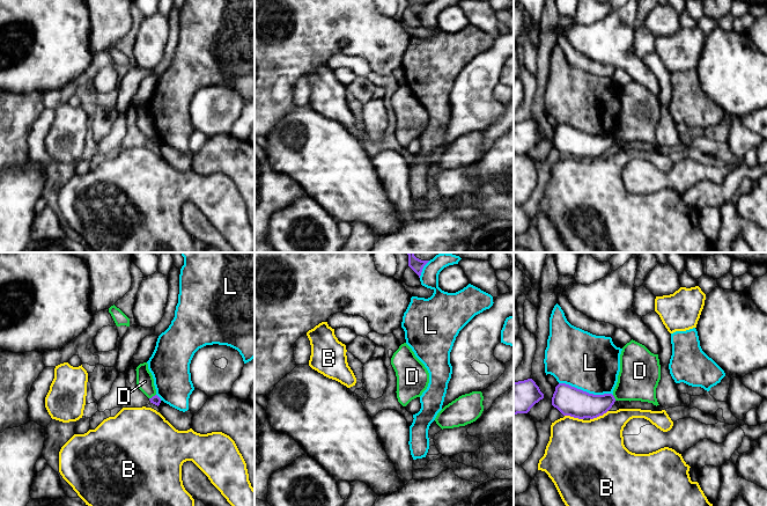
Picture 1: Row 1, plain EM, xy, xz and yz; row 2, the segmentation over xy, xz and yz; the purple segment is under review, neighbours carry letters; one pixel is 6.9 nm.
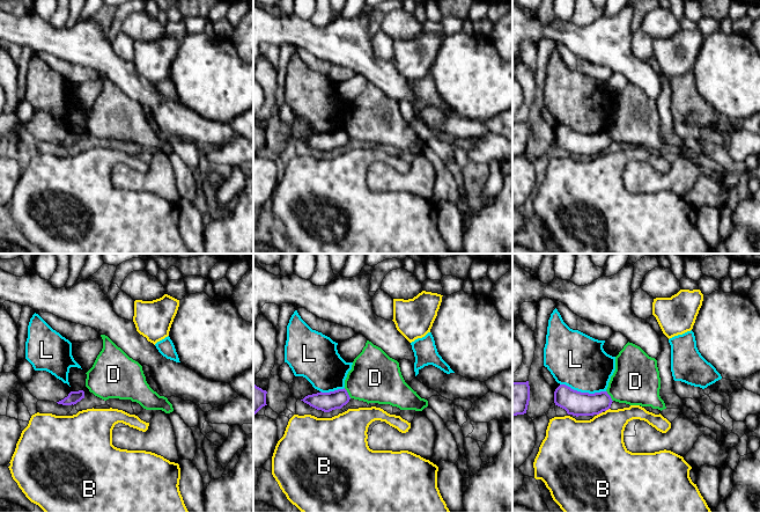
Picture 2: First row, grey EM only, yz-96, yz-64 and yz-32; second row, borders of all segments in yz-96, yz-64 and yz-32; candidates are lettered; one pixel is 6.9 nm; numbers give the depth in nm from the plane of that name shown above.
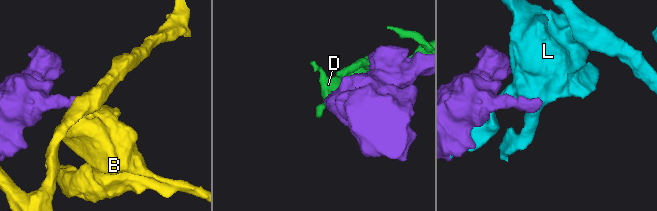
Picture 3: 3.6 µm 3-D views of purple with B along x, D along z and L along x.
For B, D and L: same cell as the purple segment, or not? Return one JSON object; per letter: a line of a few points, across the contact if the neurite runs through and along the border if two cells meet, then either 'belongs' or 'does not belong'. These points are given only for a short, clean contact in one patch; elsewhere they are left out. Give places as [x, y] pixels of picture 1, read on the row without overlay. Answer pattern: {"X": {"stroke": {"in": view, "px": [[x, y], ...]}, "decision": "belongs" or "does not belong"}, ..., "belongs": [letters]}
{"B": {"stroke": {"in": "yz", "px": [[607, 151], [590, 160]]}, "decision": "does not belong"}, "D": {"stroke": {"in": "xy", "px": [[155, 134], [149, 139]]}, "decision": "does not belong"}, "L": {"decision": "does not belong"}, "belongs": []}

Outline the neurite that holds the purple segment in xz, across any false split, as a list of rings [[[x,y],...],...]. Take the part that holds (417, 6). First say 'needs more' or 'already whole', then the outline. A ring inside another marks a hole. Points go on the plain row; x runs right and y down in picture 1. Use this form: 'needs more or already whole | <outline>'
already whole | [[[408,0],[408,7],[419,16],[421,16],[423,7],[428,3],[429,1],[421,1],[421,0]]]

